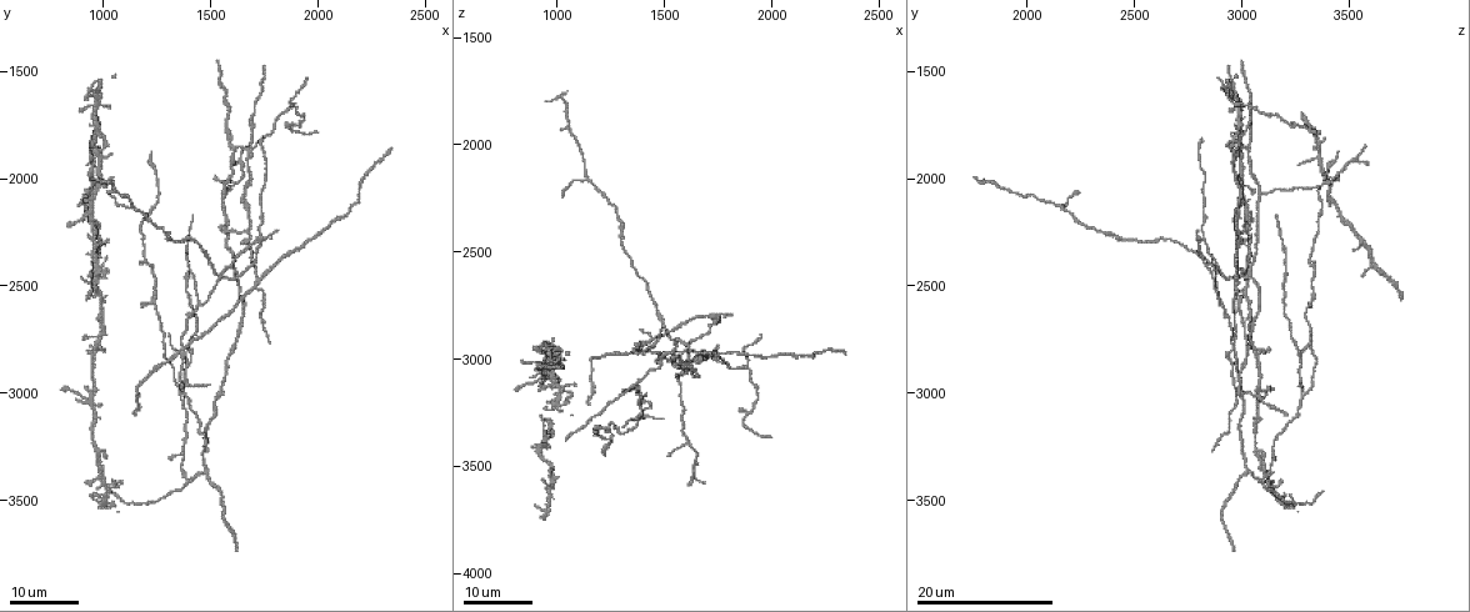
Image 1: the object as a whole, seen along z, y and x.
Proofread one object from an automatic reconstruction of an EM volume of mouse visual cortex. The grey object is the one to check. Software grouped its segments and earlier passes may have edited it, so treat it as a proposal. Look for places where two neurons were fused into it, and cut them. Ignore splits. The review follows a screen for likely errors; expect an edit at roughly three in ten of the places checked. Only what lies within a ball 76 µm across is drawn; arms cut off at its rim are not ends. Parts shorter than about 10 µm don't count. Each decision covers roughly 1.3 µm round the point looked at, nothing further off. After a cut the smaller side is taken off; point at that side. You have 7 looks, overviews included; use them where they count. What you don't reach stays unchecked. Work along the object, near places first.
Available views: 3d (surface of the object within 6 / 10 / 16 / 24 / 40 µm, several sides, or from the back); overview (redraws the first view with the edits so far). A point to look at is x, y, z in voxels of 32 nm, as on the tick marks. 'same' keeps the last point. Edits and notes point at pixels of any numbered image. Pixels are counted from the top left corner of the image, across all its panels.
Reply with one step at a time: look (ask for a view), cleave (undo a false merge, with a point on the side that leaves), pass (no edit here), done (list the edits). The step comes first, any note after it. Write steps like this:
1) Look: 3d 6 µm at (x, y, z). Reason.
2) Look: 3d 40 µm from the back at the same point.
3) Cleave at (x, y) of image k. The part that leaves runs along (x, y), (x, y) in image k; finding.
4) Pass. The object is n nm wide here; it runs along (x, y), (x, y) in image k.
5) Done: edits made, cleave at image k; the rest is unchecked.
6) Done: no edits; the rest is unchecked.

Look: 3d 24 µm at (1220, 2420, 3330). Calibre changes.

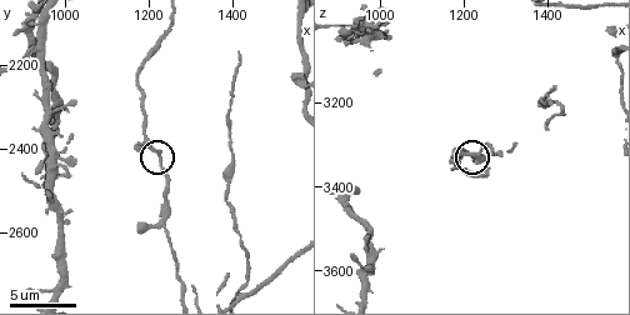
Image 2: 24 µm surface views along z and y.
Look: 3d 10 µm at the same point.

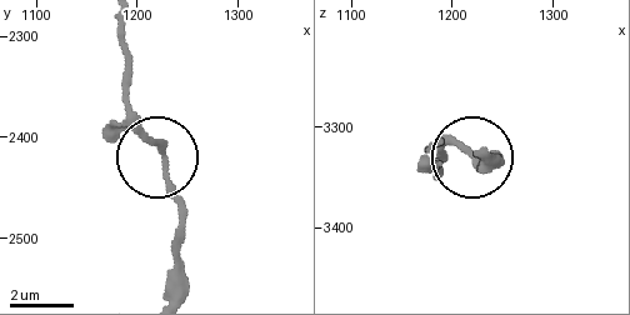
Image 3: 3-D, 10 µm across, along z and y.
Pass. It runs along (178, 293), (178, 195), (129, 93) in image 3; all the same neuron.

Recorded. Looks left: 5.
Look: 3d 24 µm at (1380, 3030, 3270). Two arms at a narrow angle.

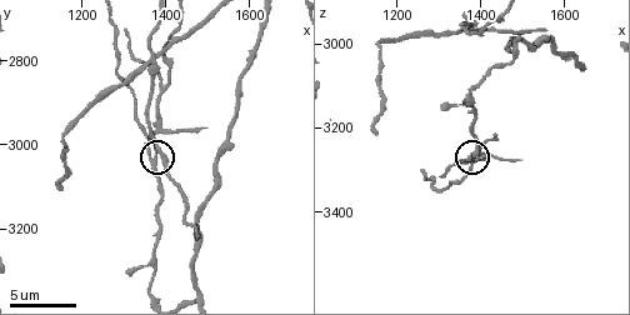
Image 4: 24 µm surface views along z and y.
Look: 3d 10 µm at the same point. Zoom in.

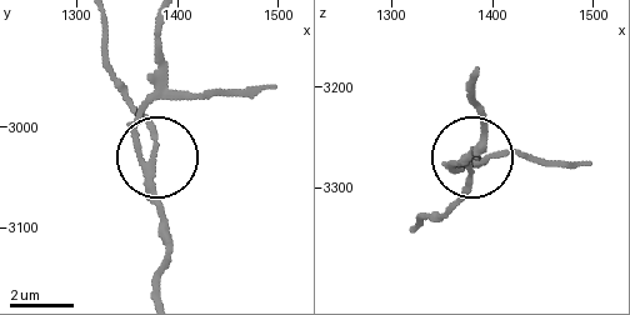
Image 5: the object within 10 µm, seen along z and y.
Cleave at (139, 139) of image 5. The object is 200 nm wide here; the part that leaves runs along (153, 183), (136, 145), (136, 113), (161, 56), (161, 24) in image 5; a second neuron is stuck on.

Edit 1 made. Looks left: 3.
Look: 3d 16 µm at (1370, 3290, 3150). Two arms in line, one across.

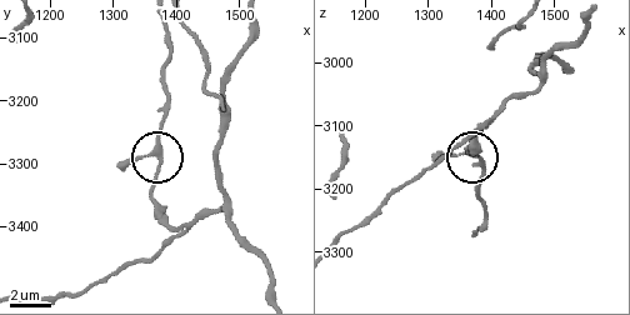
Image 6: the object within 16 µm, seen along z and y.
Look: 3d 6 µm at the same point. Closer look.

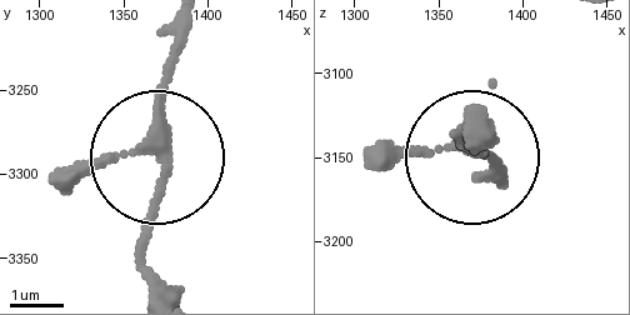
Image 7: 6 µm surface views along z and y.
Pass. The object is 180 nm wide here; it runs along (473, 113), (455, 130), (483, 170) in image 7; continuous, no second neuron.

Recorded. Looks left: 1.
Done: edits made, cleave at image 5; the rest is unchecked.

